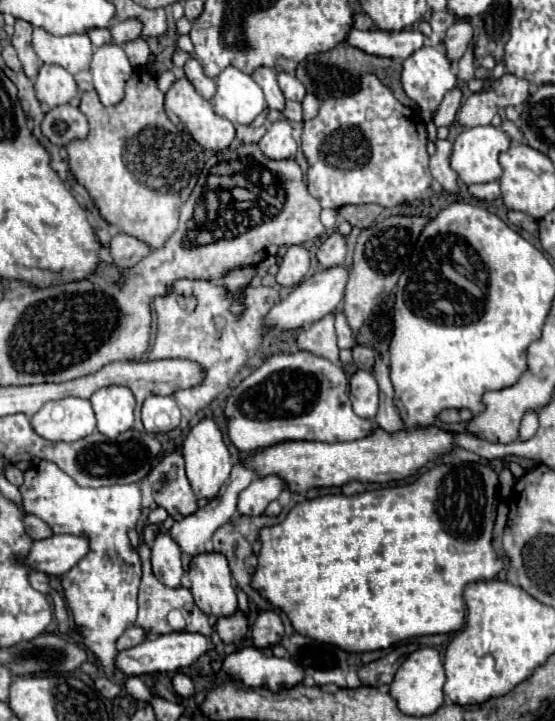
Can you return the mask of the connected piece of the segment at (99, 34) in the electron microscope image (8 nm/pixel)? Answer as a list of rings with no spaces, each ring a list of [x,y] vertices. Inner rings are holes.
[[[92,29],[92,31],[88,31],[88,37],[96,47],[100,47],[110,41],[110,31],[108,29]]]

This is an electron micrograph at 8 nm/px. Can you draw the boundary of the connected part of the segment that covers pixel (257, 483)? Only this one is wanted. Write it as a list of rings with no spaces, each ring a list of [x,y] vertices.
[[[278,475],[256,477],[238,497],[238,513],[240,515],[262,515],[266,505],[282,491],[288,489],[288,483]]]

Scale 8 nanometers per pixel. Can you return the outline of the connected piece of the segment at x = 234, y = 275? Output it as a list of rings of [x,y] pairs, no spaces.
[[[244,267],[240,271],[230,271],[222,279],[222,283],[224,283],[224,287],[228,287],[228,291],[238,293],[238,291],[242,291],[252,281],[254,275],[256,275],[256,267]]]

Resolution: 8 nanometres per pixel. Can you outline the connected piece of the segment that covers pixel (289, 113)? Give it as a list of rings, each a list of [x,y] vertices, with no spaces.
[[[288,101],[288,103],[286,103],[286,109],[284,109],[282,113],[284,113],[284,117],[286,117],[288,121],[302,121],[302,103],[298,103],[298,101]]]

